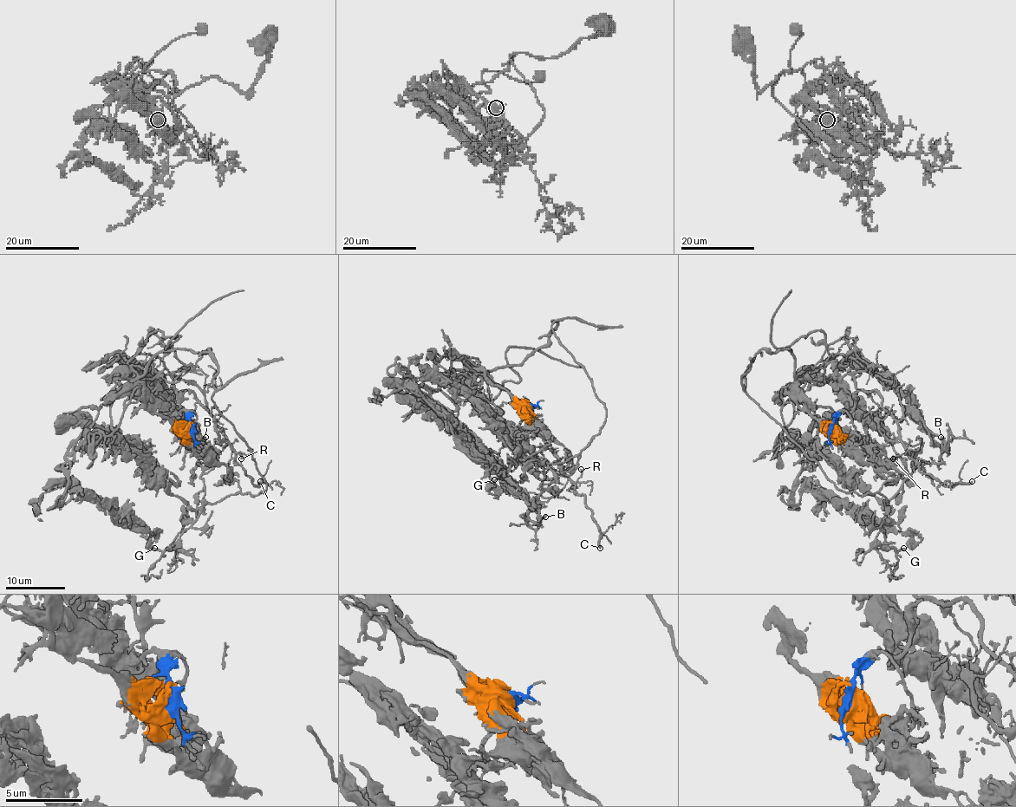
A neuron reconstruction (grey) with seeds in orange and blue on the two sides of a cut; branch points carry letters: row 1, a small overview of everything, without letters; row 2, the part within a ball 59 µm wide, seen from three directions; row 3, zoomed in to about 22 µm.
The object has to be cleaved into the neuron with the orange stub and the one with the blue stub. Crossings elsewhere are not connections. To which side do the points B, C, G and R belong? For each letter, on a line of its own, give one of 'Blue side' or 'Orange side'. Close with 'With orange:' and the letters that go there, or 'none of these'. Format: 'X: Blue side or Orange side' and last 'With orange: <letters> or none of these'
B: Orange side
C: Blue side
G: Orange side
R: Blue side
With orange: B, G

